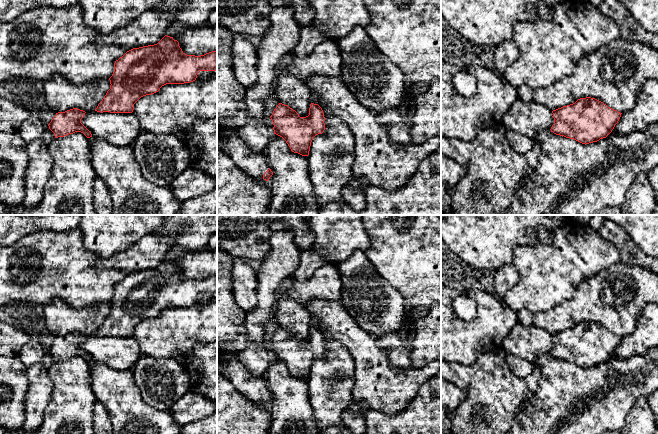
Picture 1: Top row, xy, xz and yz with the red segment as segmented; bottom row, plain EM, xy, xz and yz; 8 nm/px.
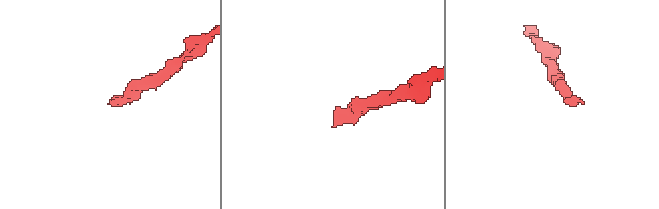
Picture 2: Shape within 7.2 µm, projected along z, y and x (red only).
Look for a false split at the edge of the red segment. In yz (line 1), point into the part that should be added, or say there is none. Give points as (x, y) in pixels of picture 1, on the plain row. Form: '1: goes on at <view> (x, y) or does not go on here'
1: does not go on here

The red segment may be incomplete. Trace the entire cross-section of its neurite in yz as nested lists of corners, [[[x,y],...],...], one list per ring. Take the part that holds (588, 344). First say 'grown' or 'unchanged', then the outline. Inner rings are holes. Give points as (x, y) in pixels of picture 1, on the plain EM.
unchanged; [[[591,321],[580,322],[552,337],[554,348],[551,356],[585,369],[606,362],[622,338]]]

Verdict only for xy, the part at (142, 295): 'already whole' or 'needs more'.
already whole

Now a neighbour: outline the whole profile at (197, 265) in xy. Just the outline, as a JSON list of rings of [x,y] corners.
[[[207,248],[196,252],[187,251],[172,261],[187,279],[200,280],[217,275],[217,250]]]

